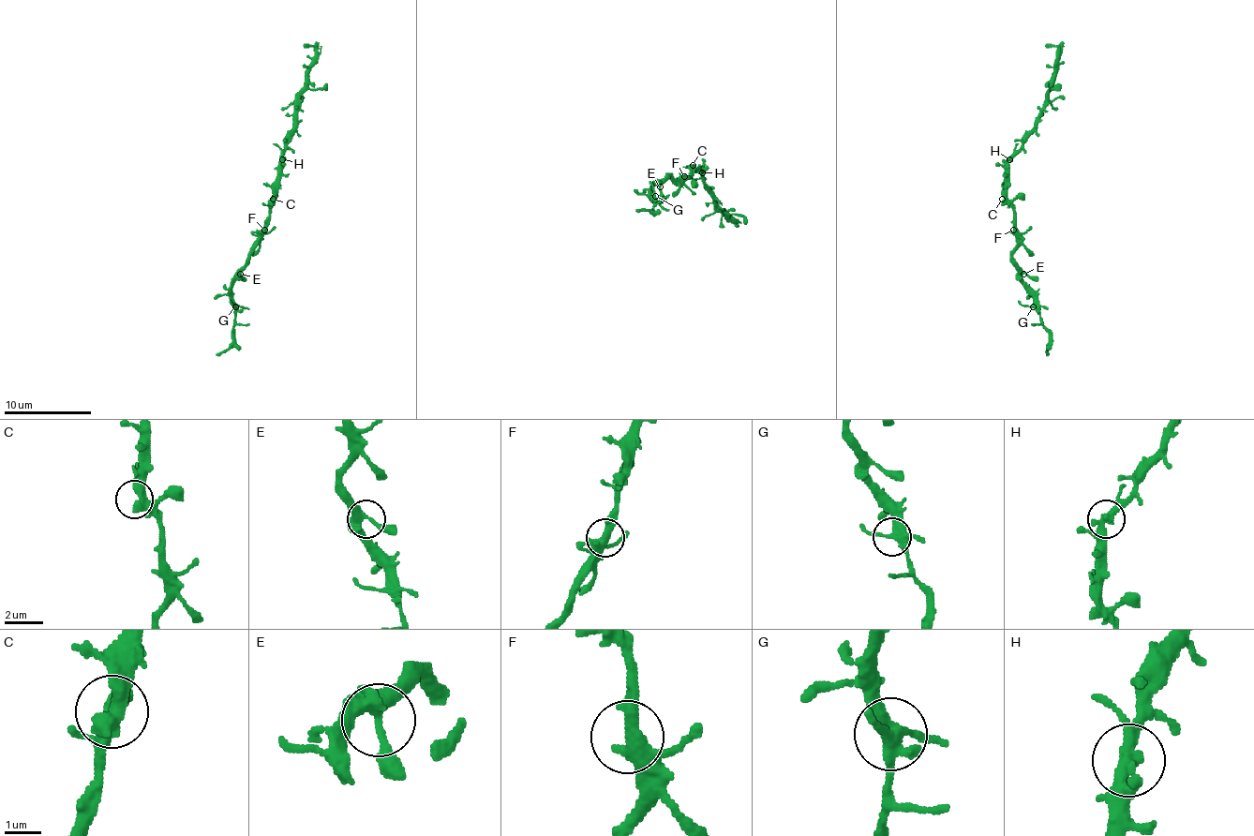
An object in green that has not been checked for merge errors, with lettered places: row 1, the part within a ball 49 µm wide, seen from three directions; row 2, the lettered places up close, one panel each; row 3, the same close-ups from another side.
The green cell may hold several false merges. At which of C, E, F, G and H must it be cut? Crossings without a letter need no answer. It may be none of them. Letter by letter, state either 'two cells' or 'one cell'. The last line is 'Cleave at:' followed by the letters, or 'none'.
C: one cell
E: one cell
F: one cell
G: one cell
H: one cell
Cleave at: none

